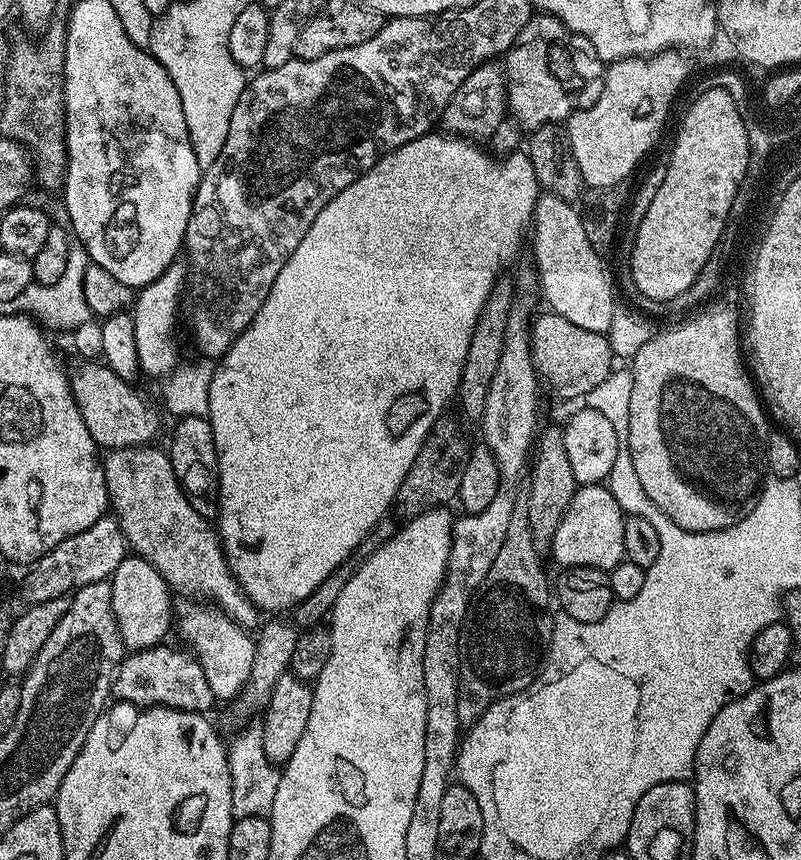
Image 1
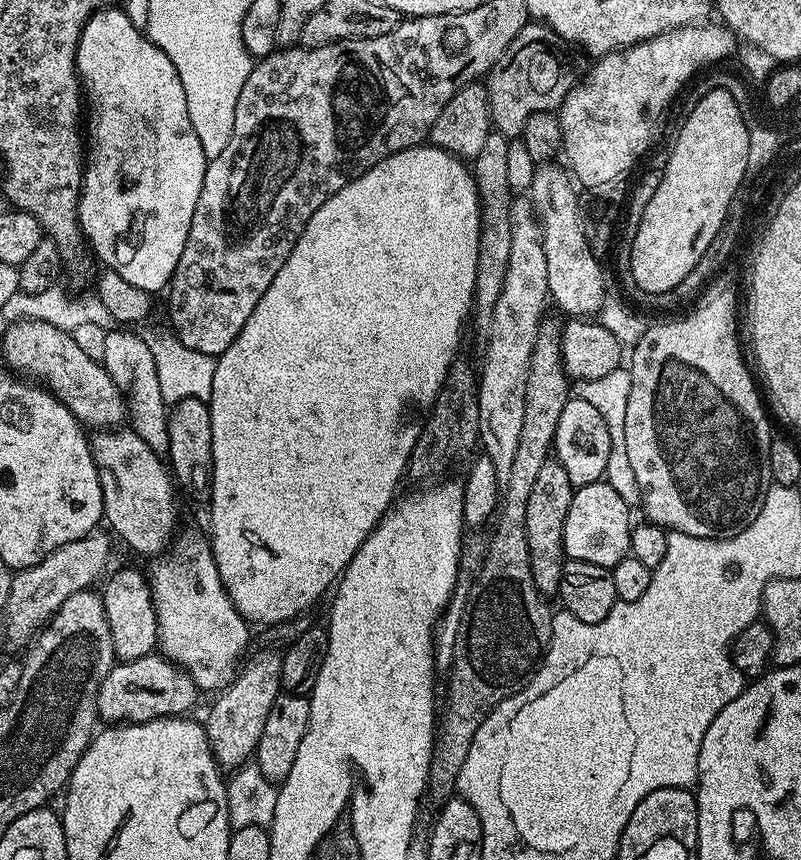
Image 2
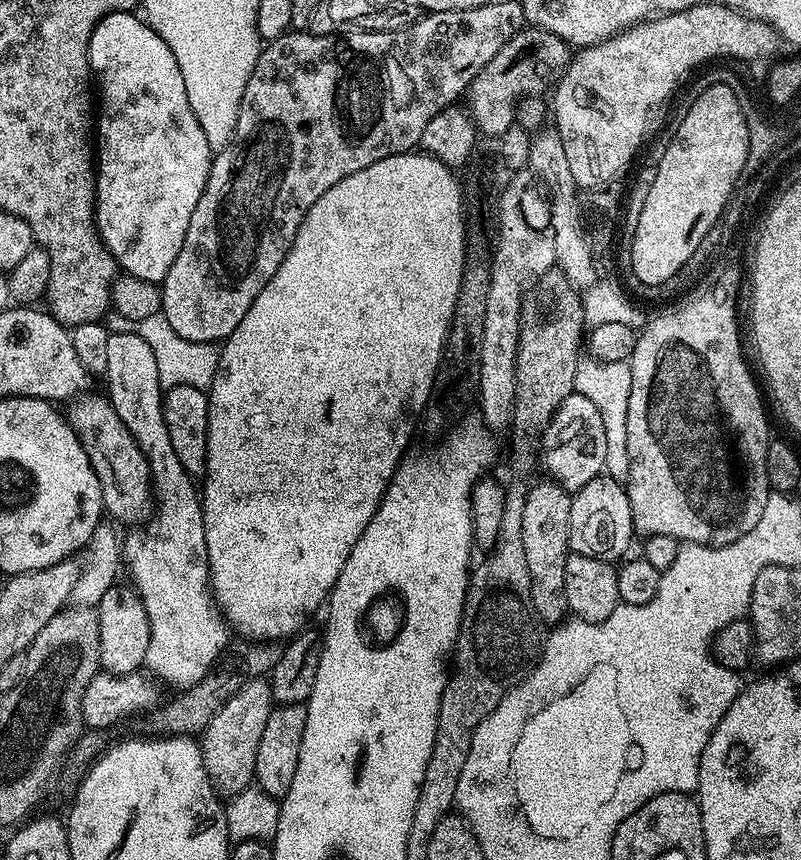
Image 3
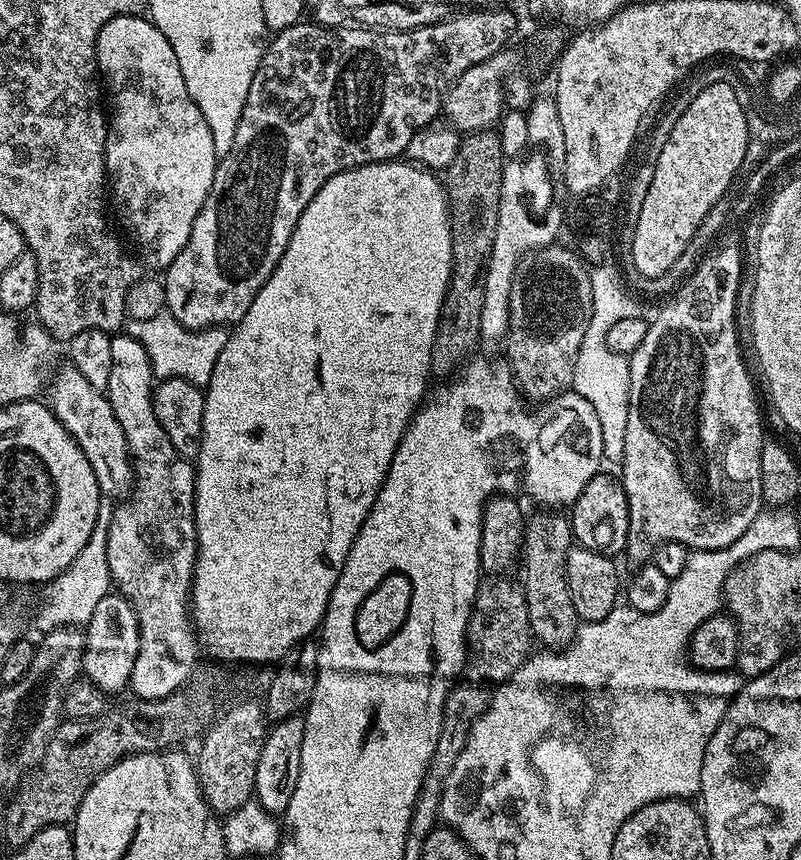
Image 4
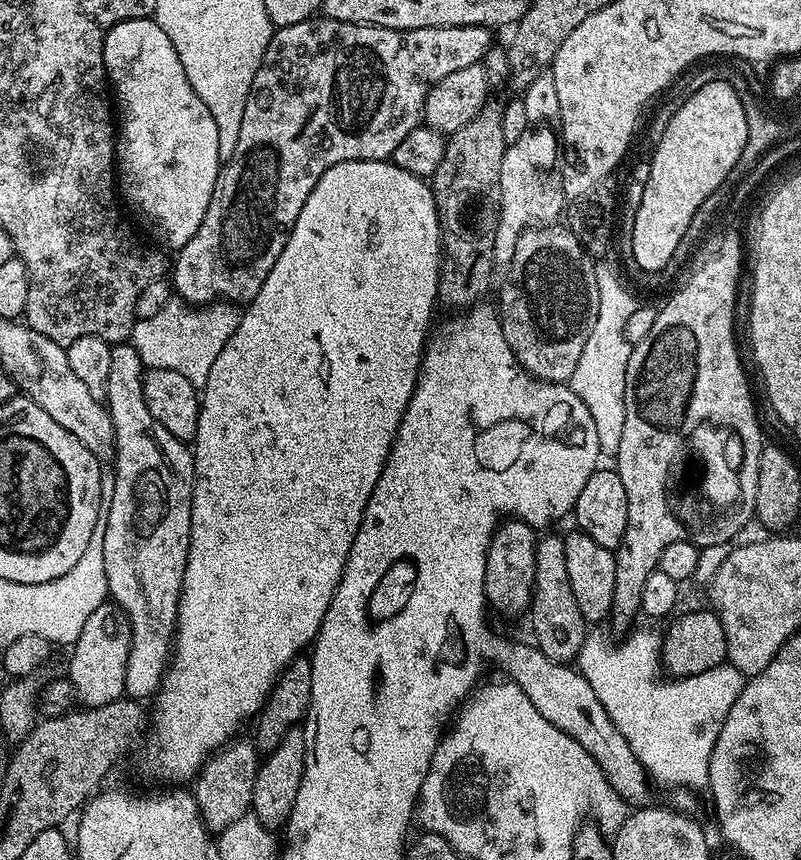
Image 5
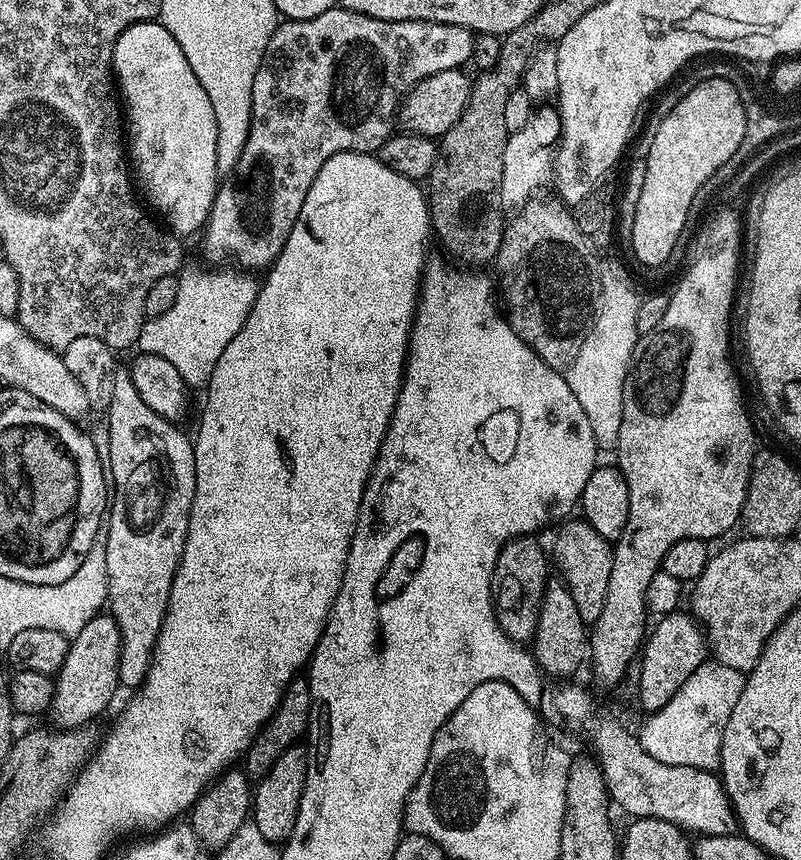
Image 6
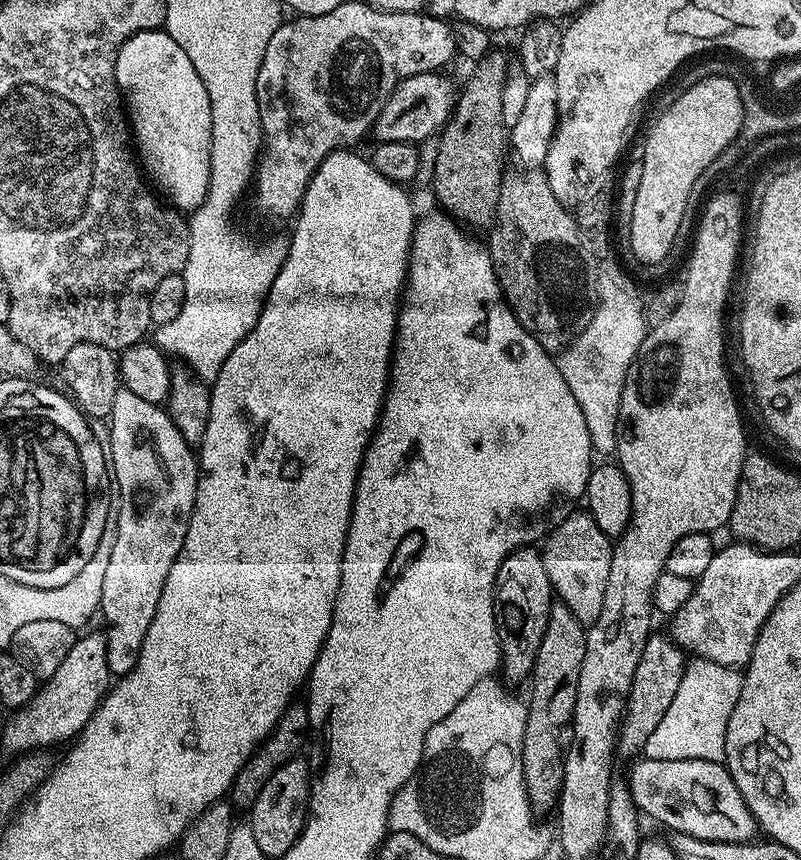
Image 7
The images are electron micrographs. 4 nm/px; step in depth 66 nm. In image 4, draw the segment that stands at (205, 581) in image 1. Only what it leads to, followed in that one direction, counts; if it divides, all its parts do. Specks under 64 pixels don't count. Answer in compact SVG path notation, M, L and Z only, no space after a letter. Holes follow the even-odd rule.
M72 363L57 367L46 388L46 400L52 413L62 422L62 426L78 442L78 446L86 454L86 462L90 462L90 470L94 470L94 478L98 478L101 493L113 498L123 498L132 490L132 455L126 446L126 434L122 434L122 426L118 426L118 418L114 418L114 410L110 406L104 392L94 390Z

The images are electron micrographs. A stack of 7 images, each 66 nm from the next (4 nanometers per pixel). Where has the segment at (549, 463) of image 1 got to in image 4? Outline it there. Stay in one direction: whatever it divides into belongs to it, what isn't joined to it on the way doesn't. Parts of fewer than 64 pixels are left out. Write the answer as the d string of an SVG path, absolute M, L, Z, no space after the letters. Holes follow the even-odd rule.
M536 510L536 513L527 517L524 525L524 547L522 549L522 564L524 560L524 597L526 598L526 610L530 618L532 635L540 640L548 650L559 650L572 643L576 636L578 617L574 610L574 598L570 598L570 582L566 574L566 558L569 548L573 547L574 537L572 526L567 515L560 510Z

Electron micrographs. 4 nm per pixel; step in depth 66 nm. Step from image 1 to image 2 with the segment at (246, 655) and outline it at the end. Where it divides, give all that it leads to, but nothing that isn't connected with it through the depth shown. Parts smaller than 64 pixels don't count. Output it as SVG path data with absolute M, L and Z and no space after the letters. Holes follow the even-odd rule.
M183 532L175 537L167 552L151 561L152 569L147 569L146 572L148 585L152 591L154 614L158 622L156 643L166 659L172 660L188 672L201 693L215 693L235 677L241 663L240 655L248 644L250 624L238 614L238 610L232 605L232 599L228 597L228 591L224 589L224 583L218 574L218 566L214 562L209 537L205 533L203 536L200 532Z

